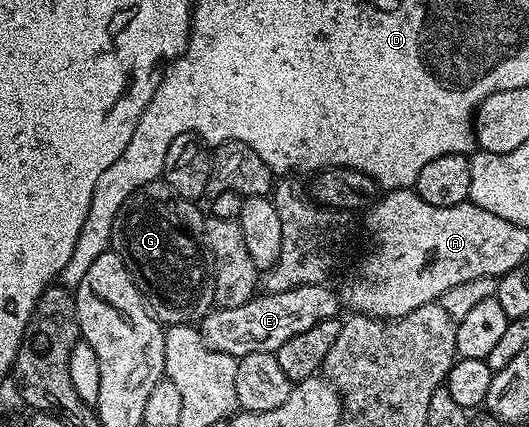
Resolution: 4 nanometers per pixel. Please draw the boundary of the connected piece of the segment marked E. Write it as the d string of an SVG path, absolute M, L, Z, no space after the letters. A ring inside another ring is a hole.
M295 286L291 290L256 295L243 306L214 307L199 321L199 331L203 342L211 346L211 350L219 350L223 354L240 358L256 352L276 353L287 338L295 338L295 334L303 334L303 330L311 330L311 326L319 322L334 319L338 315L337 308L338 293L334 289L332 292L329 286Z

